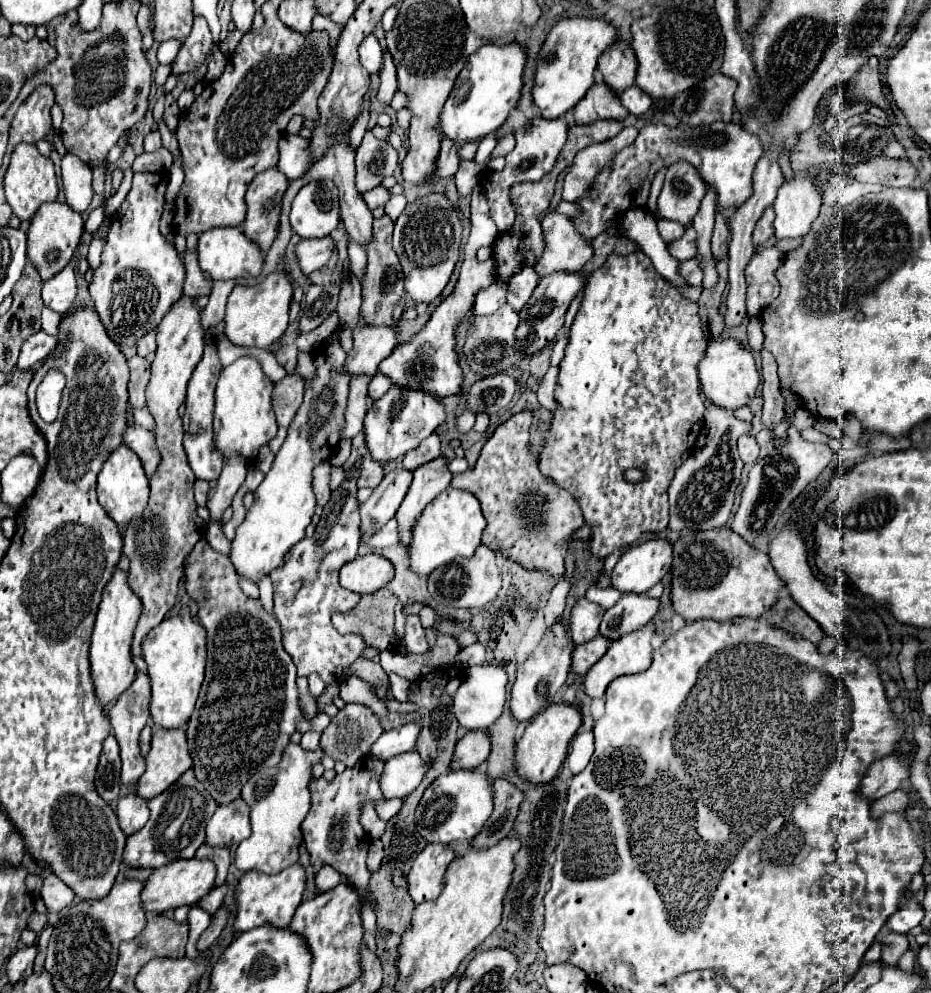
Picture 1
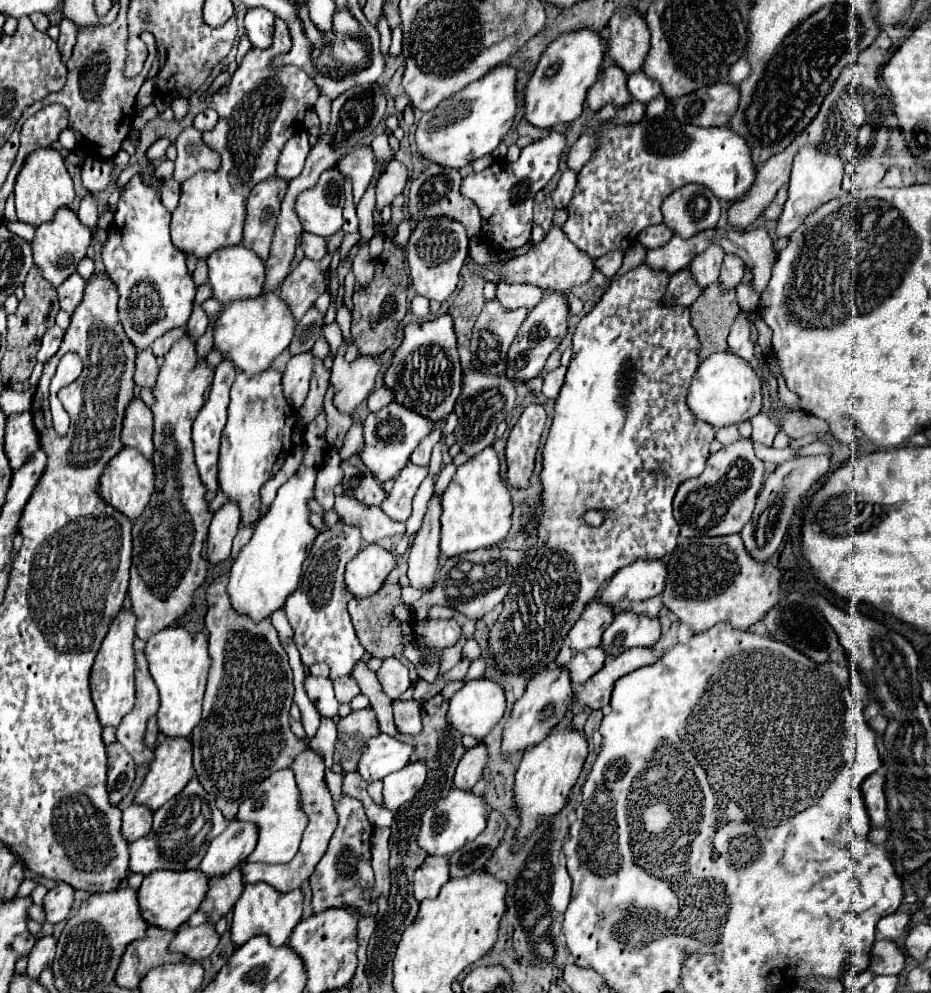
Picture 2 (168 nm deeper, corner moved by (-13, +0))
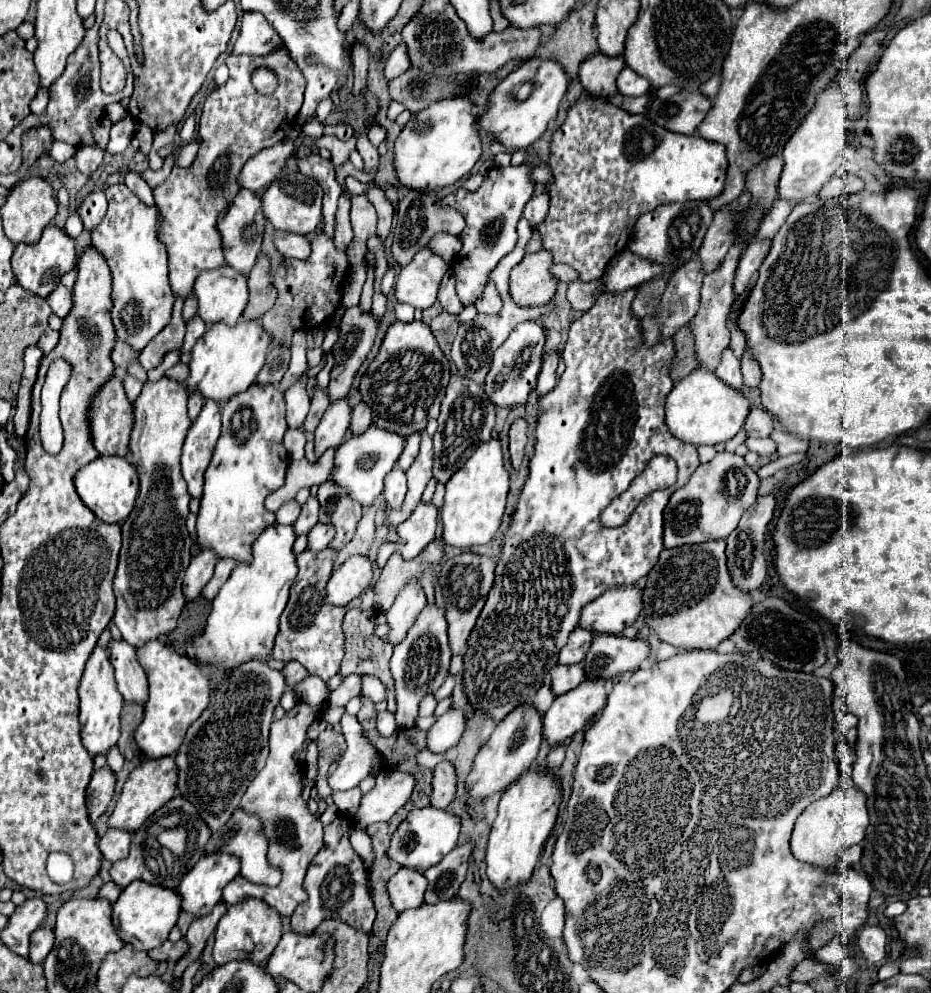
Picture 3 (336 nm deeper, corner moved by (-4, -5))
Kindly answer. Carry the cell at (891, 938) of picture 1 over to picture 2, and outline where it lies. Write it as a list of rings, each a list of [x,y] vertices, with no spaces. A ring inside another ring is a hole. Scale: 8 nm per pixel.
[[[879,937],[879,941],[871,949],[869,971],[877,975],[897,975],[905,969],[905,965],[907,965],[905,951],[901,951],[895,941]]]

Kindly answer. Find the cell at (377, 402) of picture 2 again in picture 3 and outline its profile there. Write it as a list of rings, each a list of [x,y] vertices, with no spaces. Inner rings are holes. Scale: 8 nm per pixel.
[[[362,402],[356,404],[352,408],[352,420],[350,420],[350,430],[354,436],[366,432],[366,428],[372,424],[372,414],[368,410],[368,406],[364,406]]]

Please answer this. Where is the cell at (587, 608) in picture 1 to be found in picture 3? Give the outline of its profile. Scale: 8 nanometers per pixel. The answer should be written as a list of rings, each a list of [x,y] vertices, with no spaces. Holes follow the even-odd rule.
[[[576,628],[570,638],[568,638],[568,644],[560,650],[560,656],[558,656],[558,664],[566,664],[566,666],[572,666],[572,664],[580,664],[588,652],[588,646],[592,644],[592,638],[594,634],[588,634],[586,630],[580,630]]]

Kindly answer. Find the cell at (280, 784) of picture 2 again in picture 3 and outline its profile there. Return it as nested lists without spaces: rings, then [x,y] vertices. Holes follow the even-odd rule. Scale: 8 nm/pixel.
[[[236,810],[232,814],[232,818],[216,832],[210,836],[208,846],[204,848],[204,854],[214,854],[214,852],[226,852],[232,854],[240,860],[242,870],[240,874],[244,878],[248,878],[254,884],[266,884],[266,886],[278,886],[280,882],[280,872],[272,866],[268,866],[266,860],[266,850],[268,850],[268,840],[264,838],[264,834],[260,834],[260,822],[256,822],[256,818],[242,814],[242,810]]]

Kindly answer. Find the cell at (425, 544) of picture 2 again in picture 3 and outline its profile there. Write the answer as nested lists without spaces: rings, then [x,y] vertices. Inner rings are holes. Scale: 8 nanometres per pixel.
[[[416,580],[408,582],[402,588],[402,592],[396,596],[394,606],[386,612],[386,622],[390,628],[386,640],[392,646],[400,644],[406,638],[408,630],[414,626],[414,622],[424,606],[426,606],[426,596],[424,596],[420,584]]]

